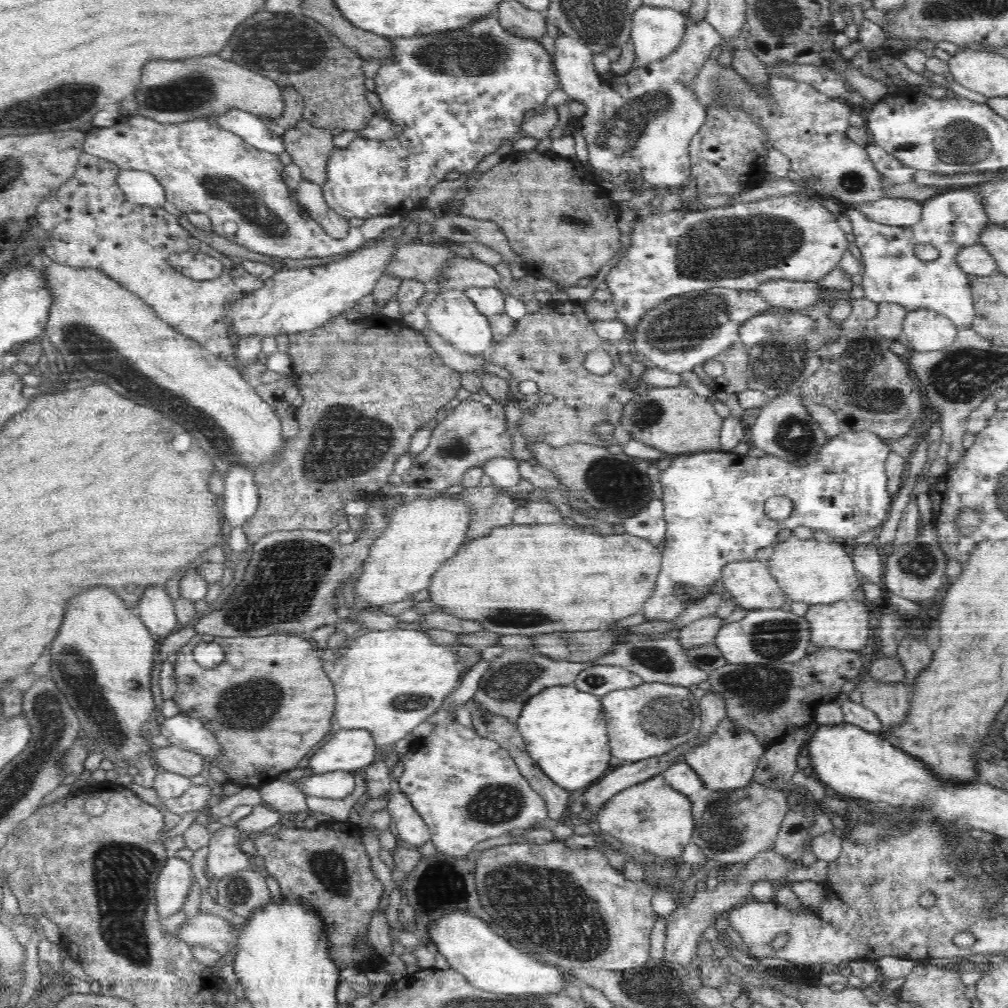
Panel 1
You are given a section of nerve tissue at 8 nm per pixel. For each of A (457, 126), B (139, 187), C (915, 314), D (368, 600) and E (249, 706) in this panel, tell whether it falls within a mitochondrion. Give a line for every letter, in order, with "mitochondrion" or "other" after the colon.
A: other
B: other
C: other
D: other
E: mitochondrion

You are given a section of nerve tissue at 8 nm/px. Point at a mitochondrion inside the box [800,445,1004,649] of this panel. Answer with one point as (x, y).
(921, 563)

